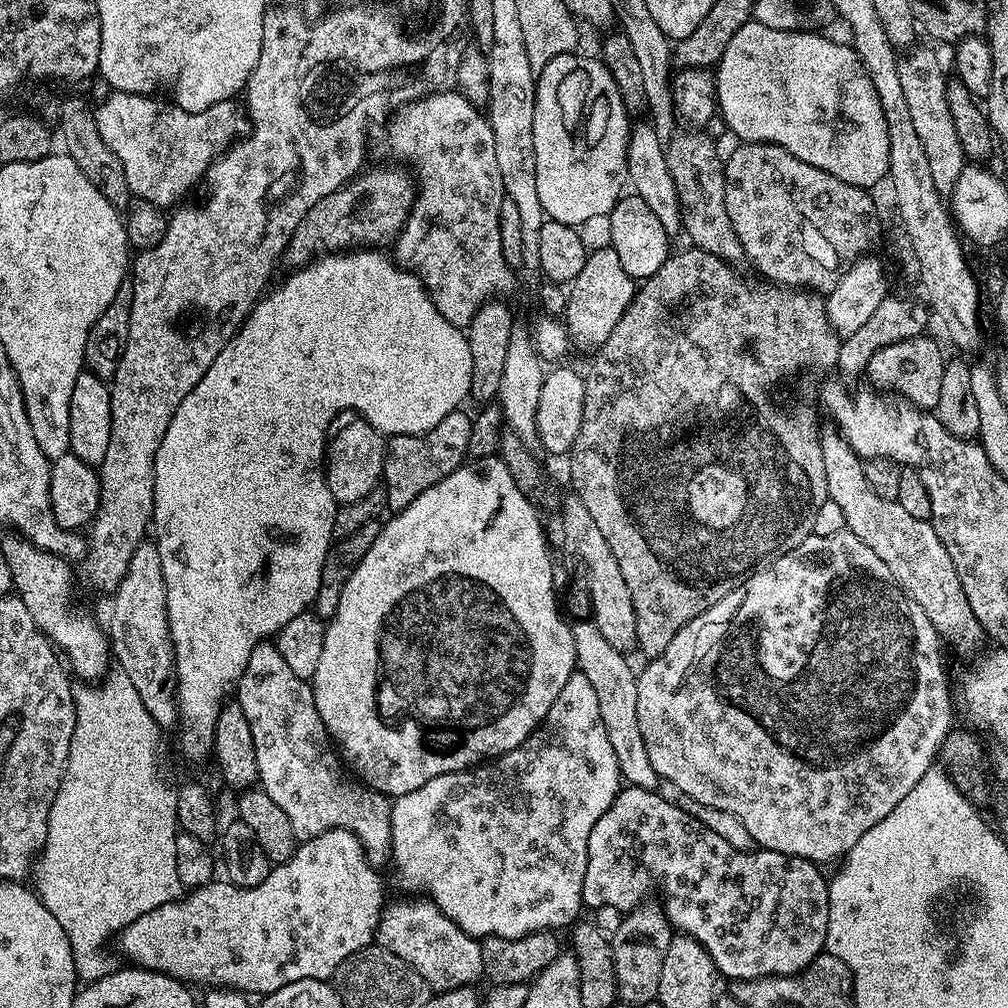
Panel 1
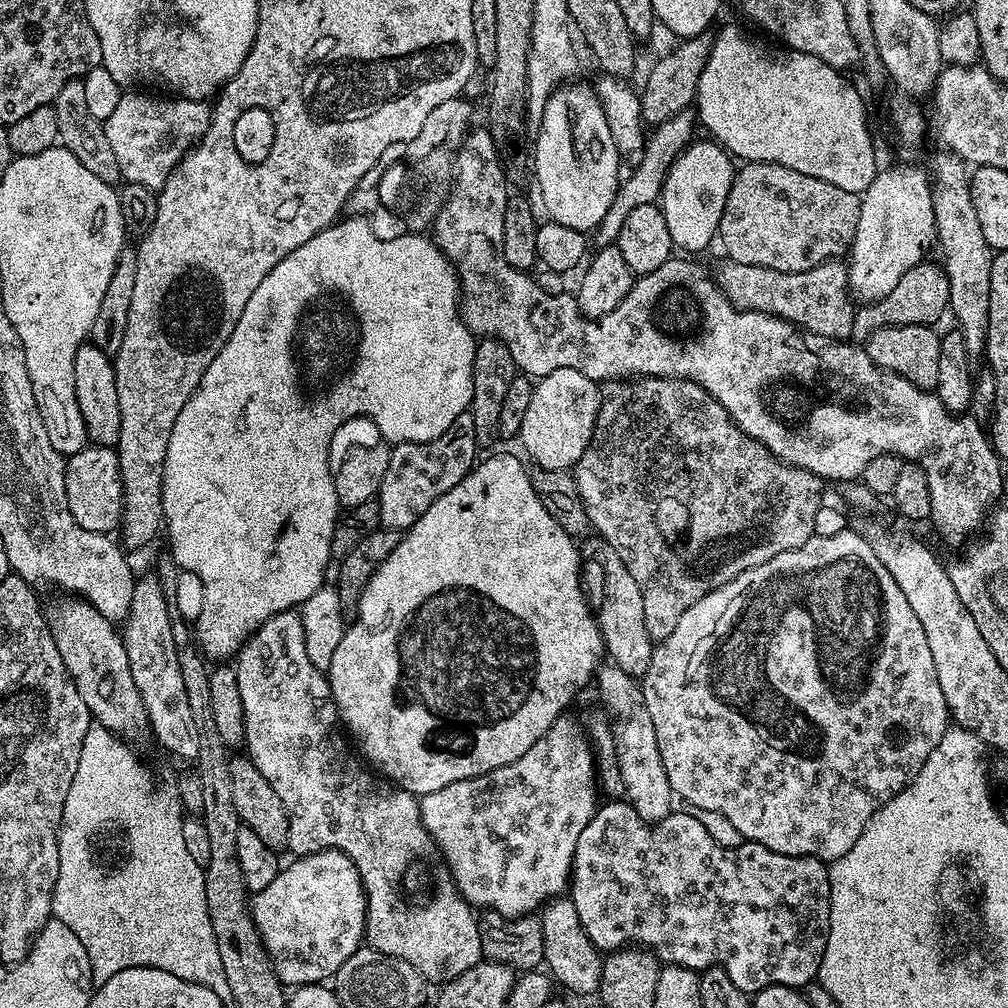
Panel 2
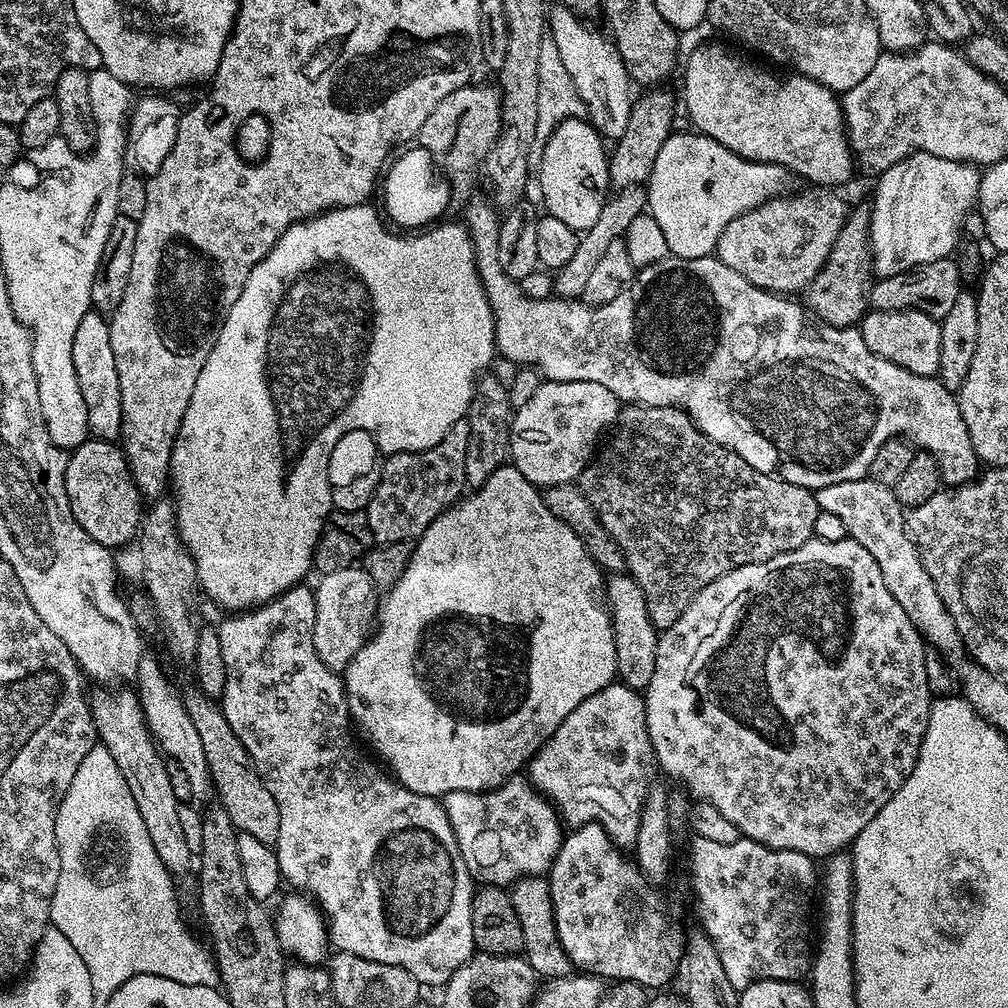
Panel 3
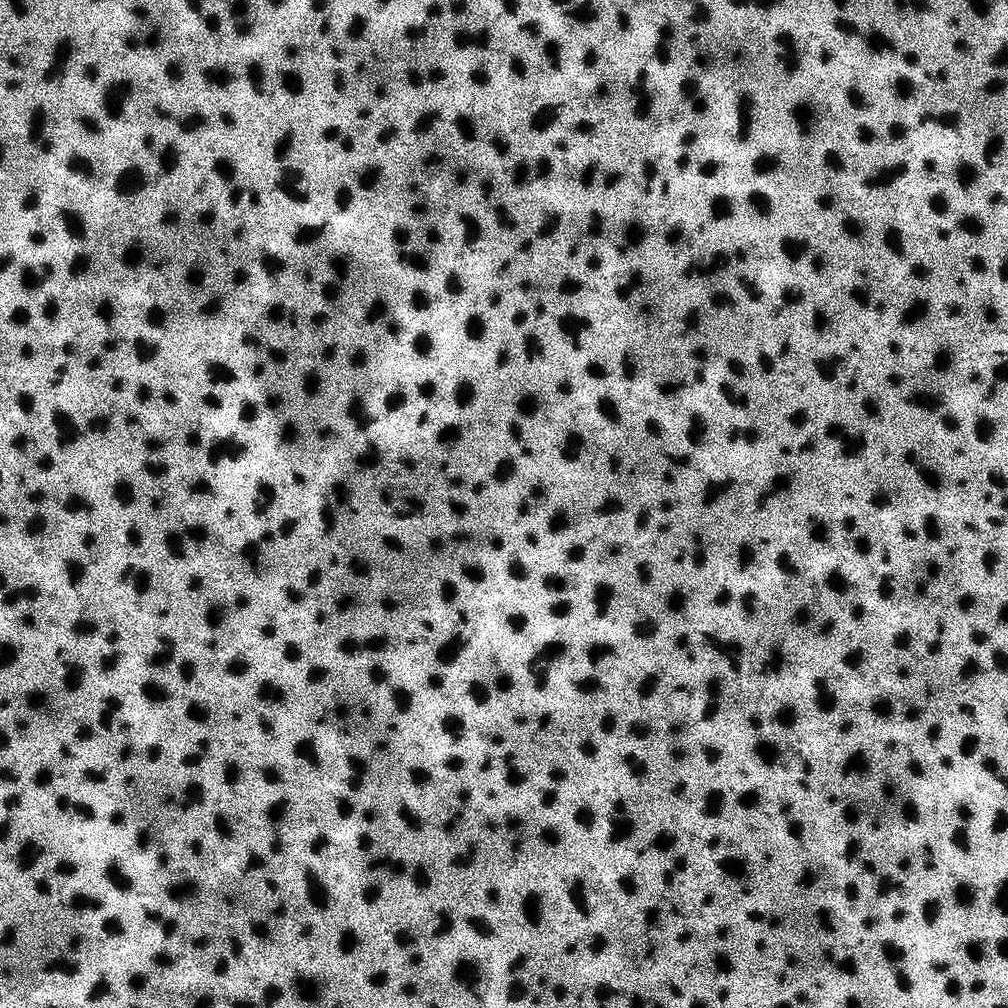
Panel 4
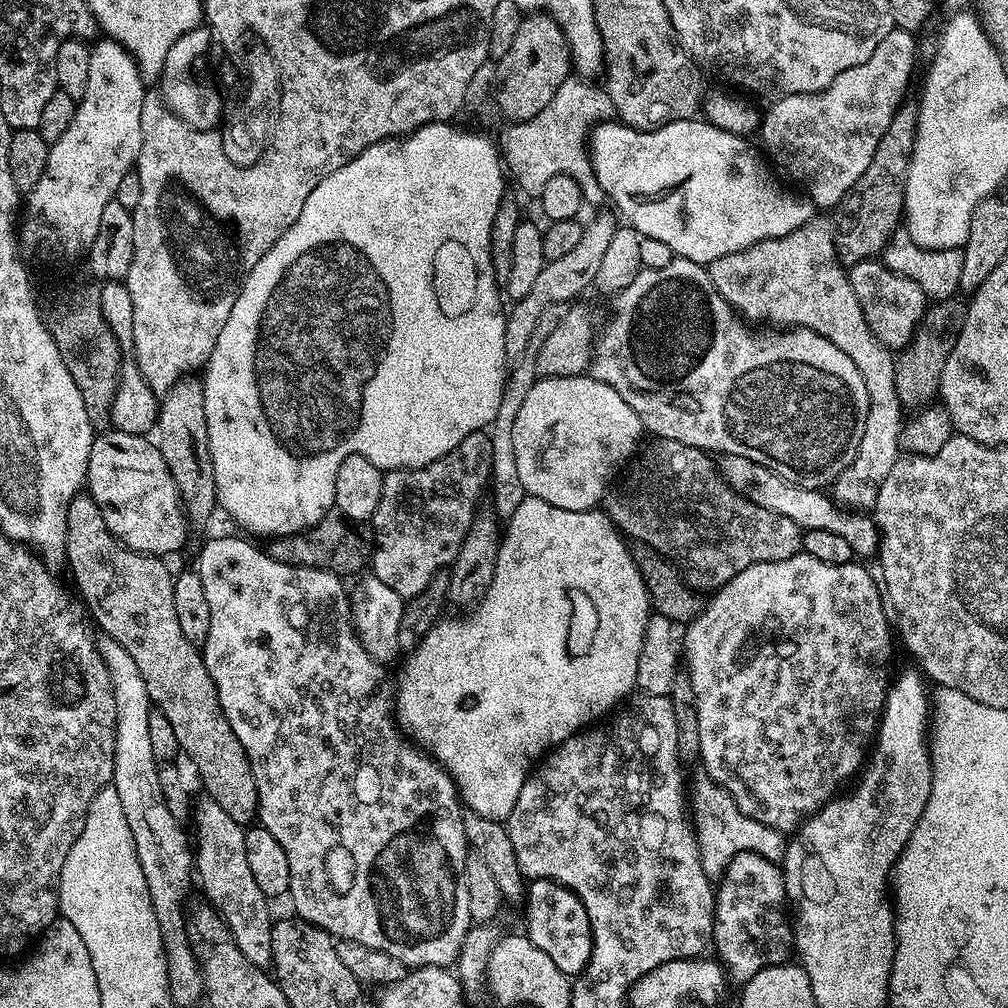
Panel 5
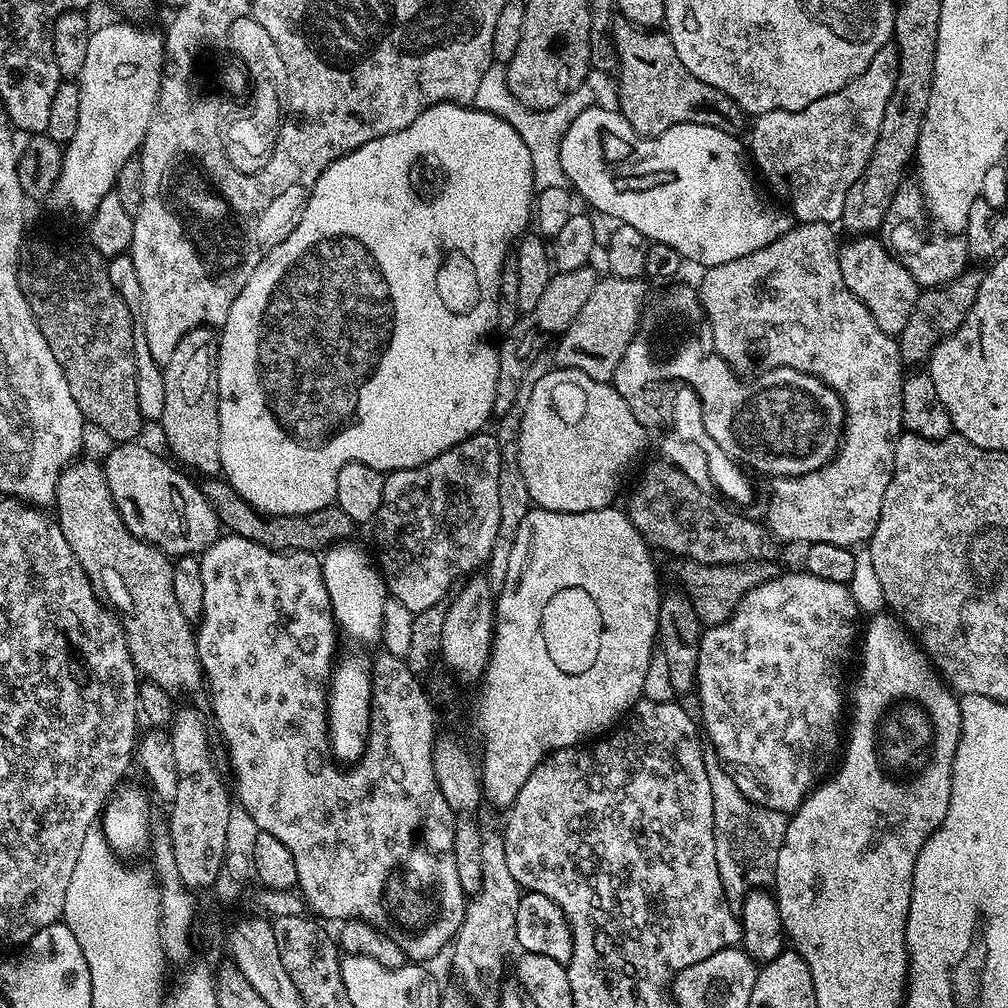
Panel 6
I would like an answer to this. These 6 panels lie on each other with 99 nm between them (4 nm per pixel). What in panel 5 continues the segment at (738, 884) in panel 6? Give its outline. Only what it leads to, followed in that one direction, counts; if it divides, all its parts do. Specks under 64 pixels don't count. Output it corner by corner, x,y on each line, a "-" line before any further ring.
700,774
696,780
696,789
691,789
691,801
694,803
694,827
699,842
700,857
708,878
714,882
721,881
724,871
736,855
754,852
767,860
783,859
786,840
777,828
766,826
747,816
736,805
736,798
726,791
721,784
716,784
706,774

